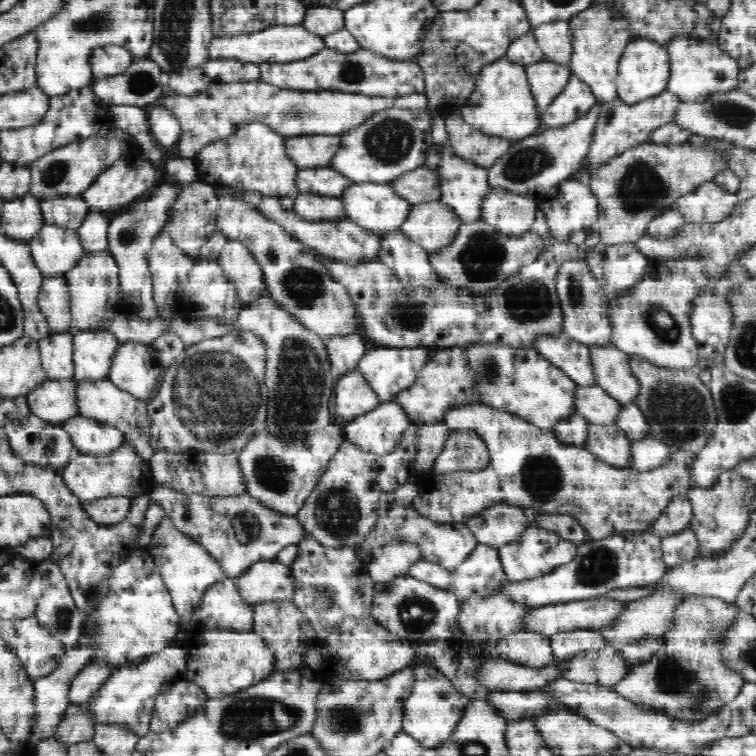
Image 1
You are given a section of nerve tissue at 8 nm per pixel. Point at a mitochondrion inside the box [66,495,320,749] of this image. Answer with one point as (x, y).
(249, 718)

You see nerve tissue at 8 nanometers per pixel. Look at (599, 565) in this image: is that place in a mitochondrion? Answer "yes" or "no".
yes

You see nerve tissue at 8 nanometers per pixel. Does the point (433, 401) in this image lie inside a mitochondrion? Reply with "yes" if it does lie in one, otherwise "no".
no

